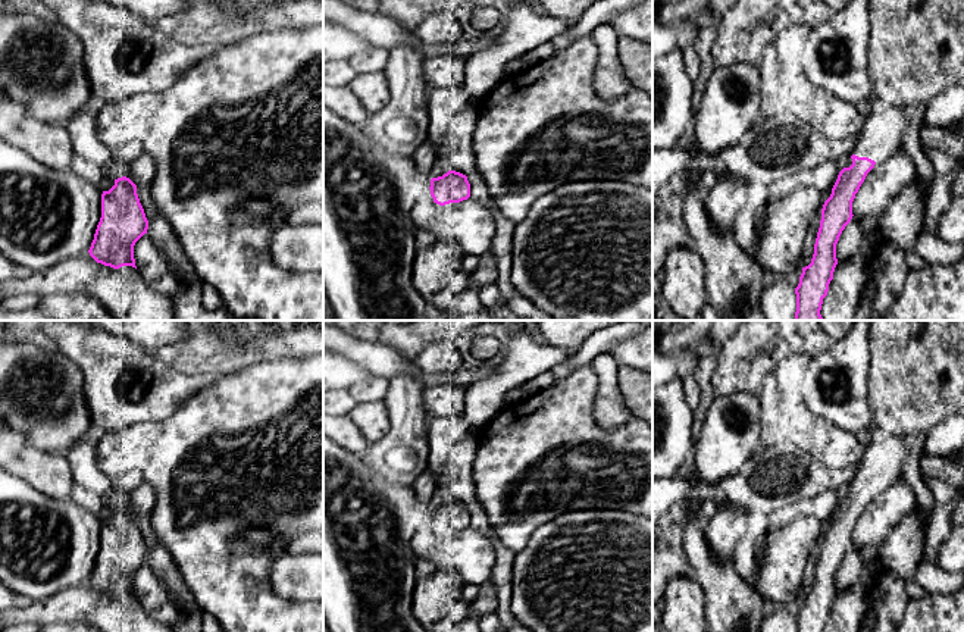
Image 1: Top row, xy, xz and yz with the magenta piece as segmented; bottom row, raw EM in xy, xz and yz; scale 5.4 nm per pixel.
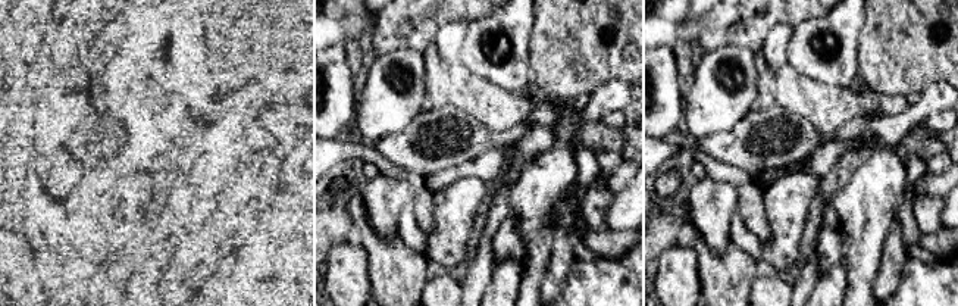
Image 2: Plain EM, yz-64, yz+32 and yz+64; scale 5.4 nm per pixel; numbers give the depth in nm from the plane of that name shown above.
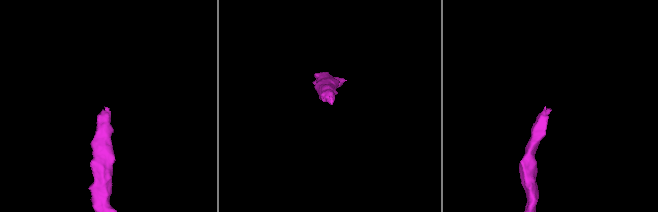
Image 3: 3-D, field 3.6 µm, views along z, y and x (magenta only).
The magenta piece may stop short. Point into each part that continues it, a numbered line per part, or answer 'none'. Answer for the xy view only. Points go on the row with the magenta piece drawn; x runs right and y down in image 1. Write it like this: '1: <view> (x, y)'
none

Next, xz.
none

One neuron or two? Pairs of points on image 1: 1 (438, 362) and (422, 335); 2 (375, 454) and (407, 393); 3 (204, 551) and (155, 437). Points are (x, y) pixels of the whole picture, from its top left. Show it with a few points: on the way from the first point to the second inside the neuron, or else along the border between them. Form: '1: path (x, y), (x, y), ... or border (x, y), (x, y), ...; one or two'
1: border (451, 340), (428, 343), (413, 357); two
2: path (391, 441), (406, 426), (406, 409); one
3: path (174, 532), (166, 506), (166, 468); one

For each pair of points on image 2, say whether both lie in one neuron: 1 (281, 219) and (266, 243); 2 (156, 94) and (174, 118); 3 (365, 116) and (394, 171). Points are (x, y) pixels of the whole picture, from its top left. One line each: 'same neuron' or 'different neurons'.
1: different neurons
2: same neuron
3: different neurons

